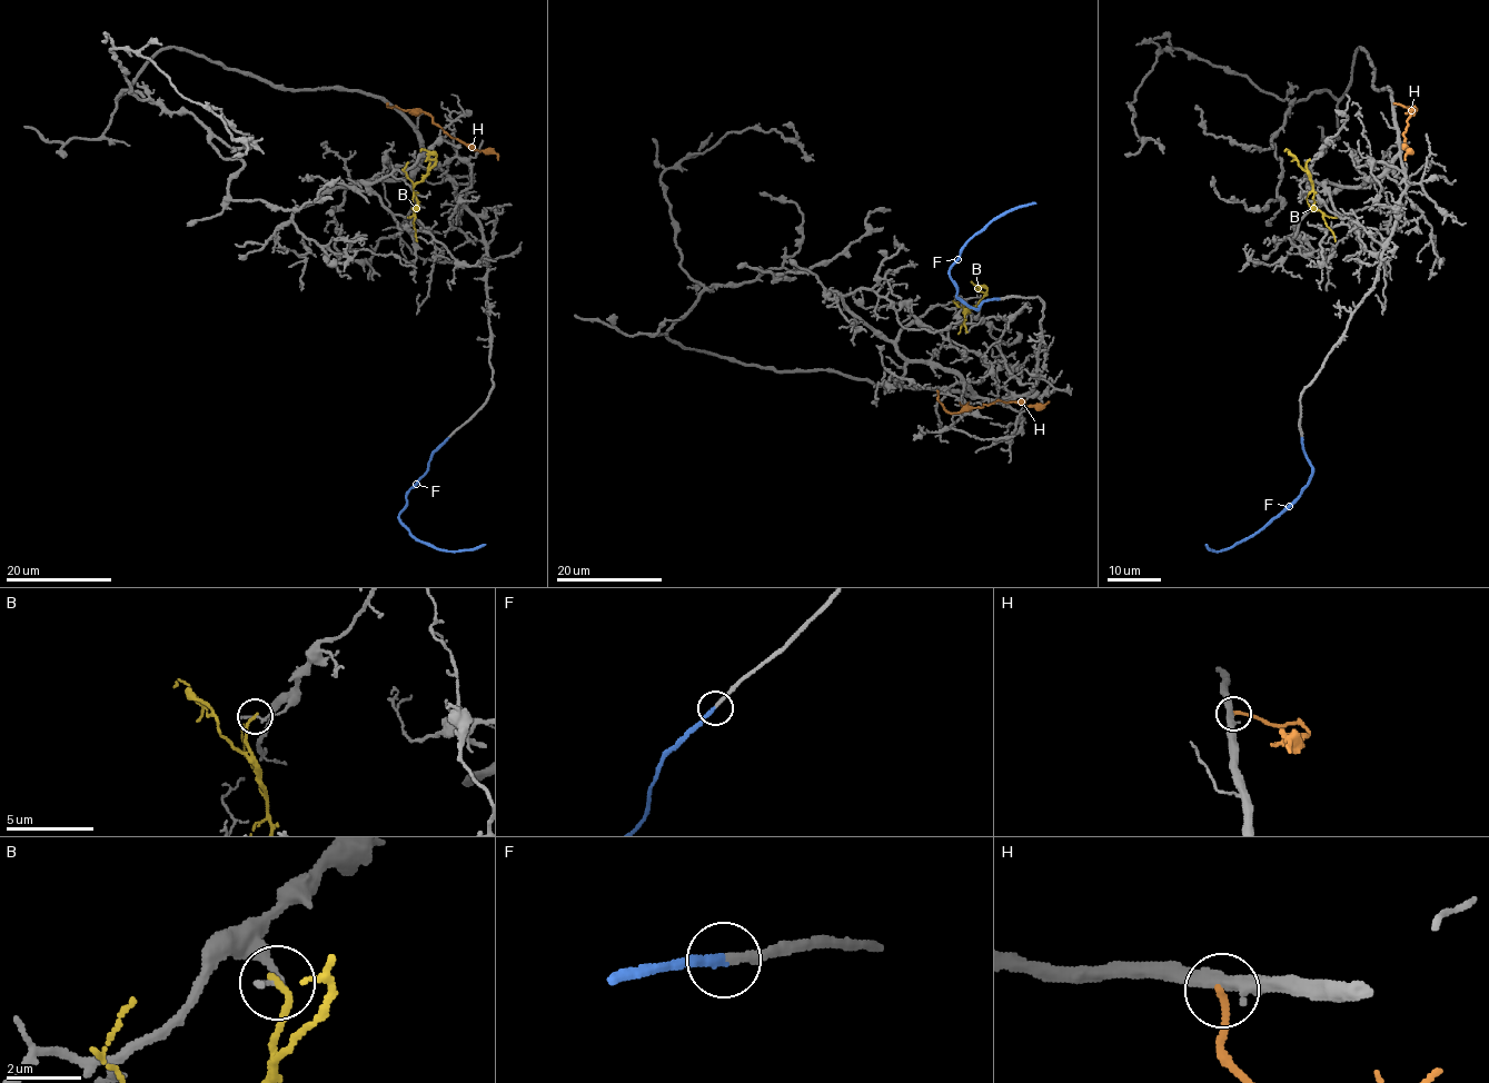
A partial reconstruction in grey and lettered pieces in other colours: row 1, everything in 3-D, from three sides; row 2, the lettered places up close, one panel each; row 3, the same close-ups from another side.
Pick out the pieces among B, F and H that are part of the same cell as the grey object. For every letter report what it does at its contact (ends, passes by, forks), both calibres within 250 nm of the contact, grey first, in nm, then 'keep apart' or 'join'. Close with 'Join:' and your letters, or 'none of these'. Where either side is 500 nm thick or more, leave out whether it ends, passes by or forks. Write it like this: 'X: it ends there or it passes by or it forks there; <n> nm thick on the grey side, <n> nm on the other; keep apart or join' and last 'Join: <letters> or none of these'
B: it ends there; 160 nm thick on the grey side, 180 nm on the other; keep apart
F: it ends there; 220 nm thick on the grey side, 220 nm on the other; join
H: it ends there; 420 nm thick on the grey side, 200 nm on the other; keep apart
Join: F

